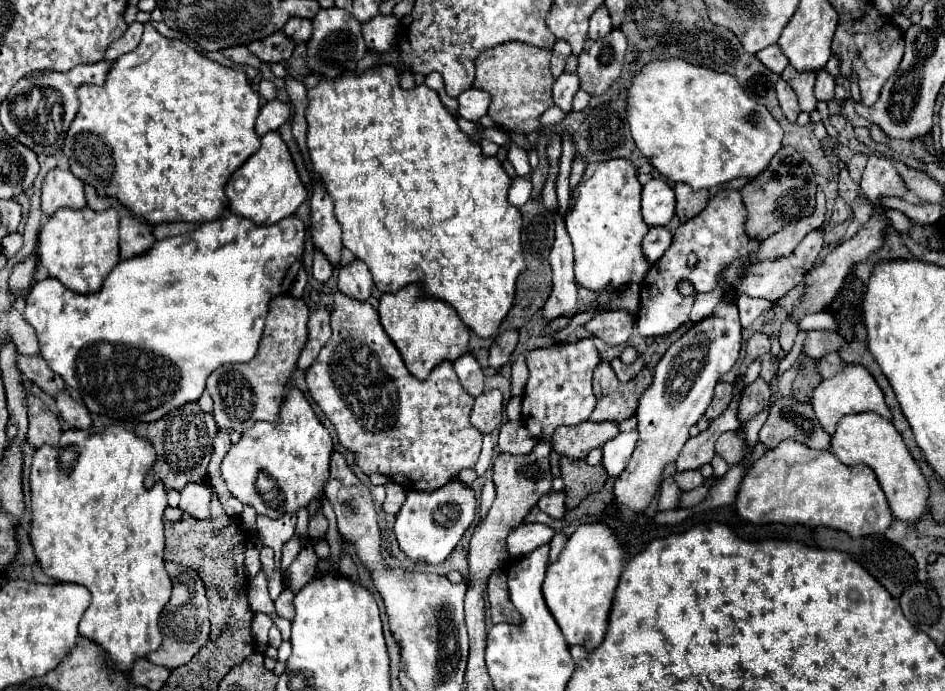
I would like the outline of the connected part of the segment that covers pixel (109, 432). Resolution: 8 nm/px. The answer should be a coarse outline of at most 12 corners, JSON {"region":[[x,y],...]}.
{"region":[[67,429],[33,455],[45,575],[129,671],[161,643],[165,487],[149,439]]}

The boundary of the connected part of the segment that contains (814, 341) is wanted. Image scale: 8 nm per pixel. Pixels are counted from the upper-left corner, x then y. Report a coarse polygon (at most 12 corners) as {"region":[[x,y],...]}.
{"region":[[807,331],[805,355],[819,359],[845,339],[835,331]]}

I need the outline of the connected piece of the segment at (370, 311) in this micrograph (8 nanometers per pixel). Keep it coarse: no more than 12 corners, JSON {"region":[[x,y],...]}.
{"region":[[333,293],[311,397],[365,475],[435,491],[481,453],[451,361],[413,377]]}

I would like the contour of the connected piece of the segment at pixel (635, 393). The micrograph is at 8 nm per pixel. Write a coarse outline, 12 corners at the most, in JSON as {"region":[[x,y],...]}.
{"region":[[607,361],[593,373],[591,421],[621,423],[635,415],[651,371],[621,383]]}

